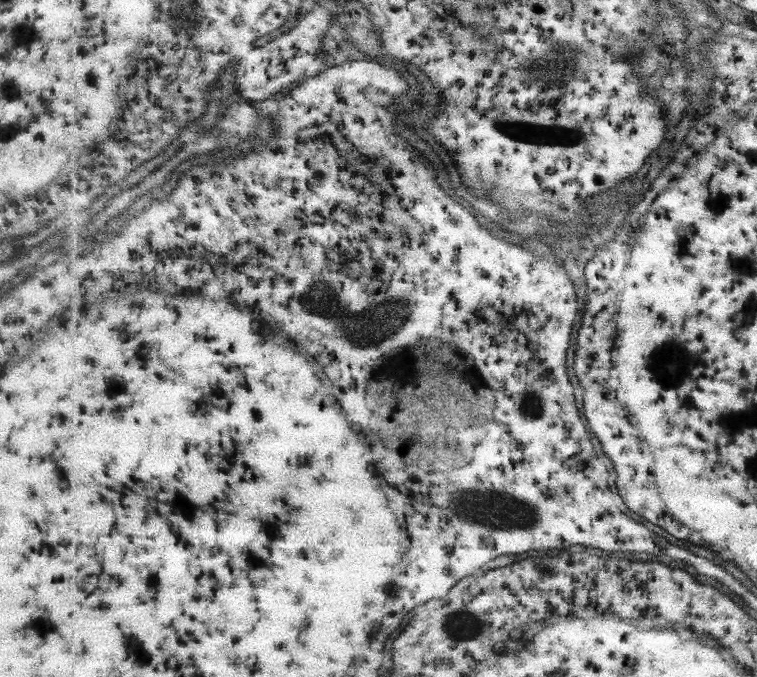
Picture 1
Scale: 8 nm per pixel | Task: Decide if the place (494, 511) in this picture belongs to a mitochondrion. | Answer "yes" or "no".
yes

